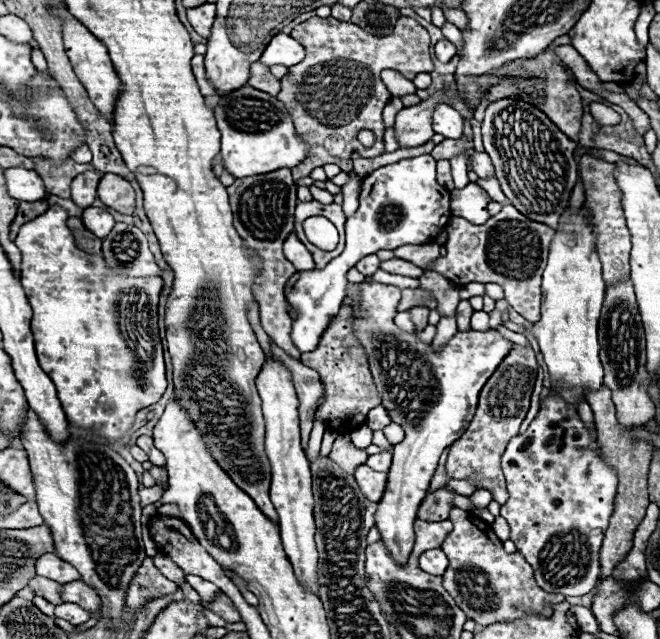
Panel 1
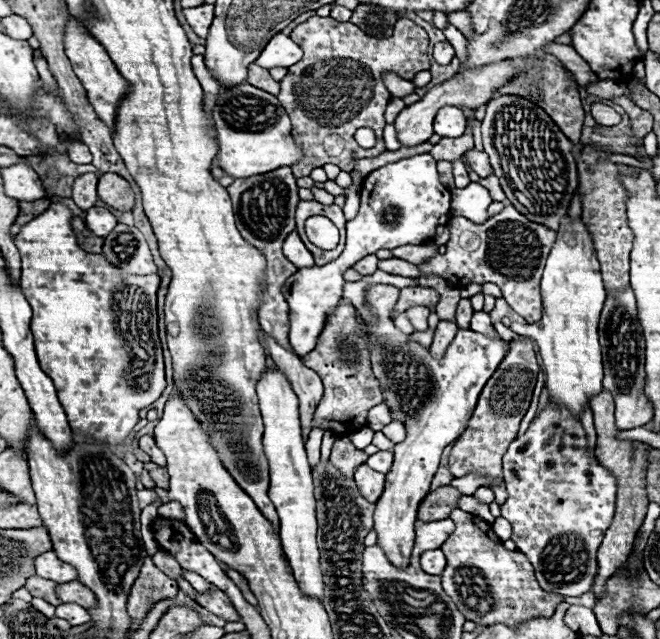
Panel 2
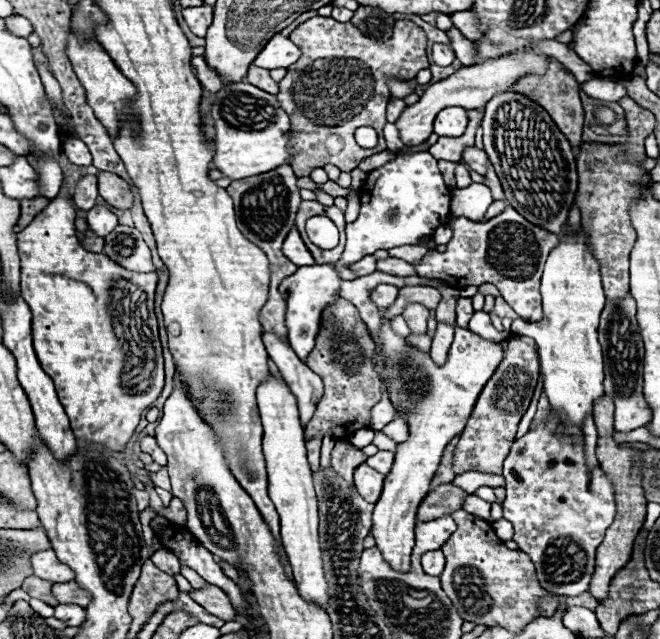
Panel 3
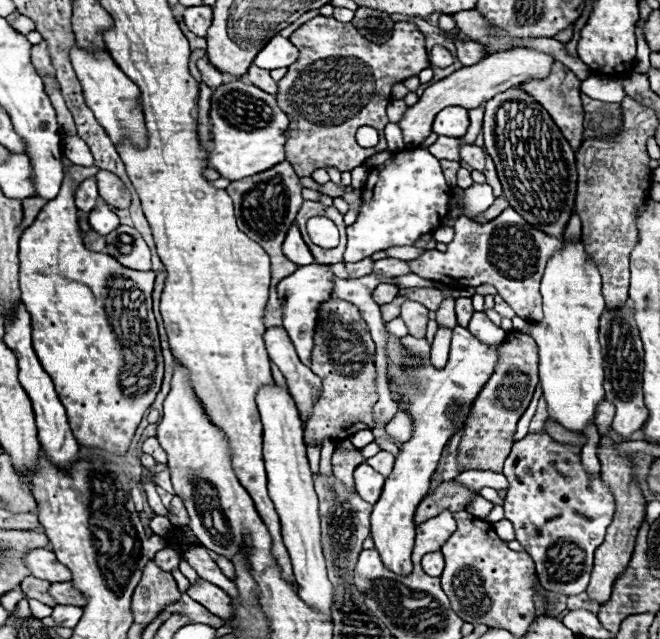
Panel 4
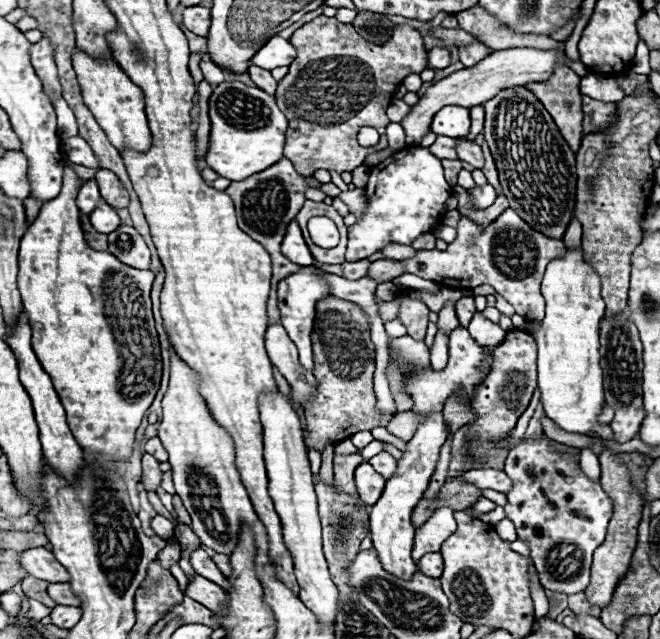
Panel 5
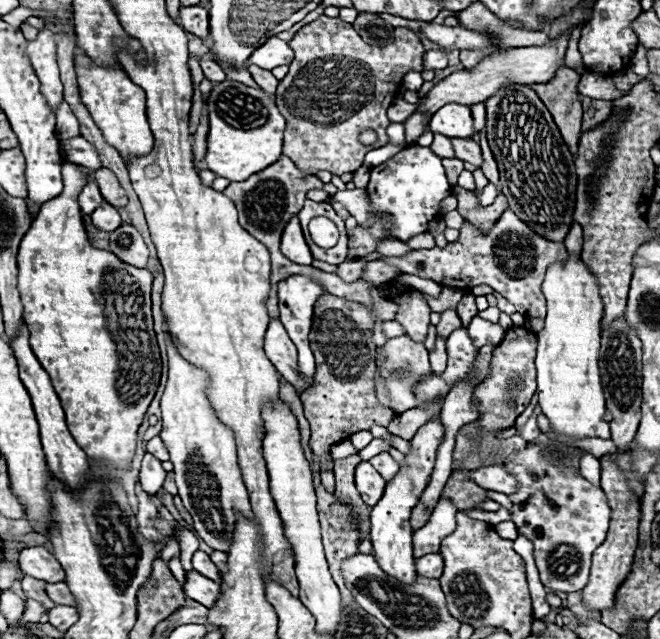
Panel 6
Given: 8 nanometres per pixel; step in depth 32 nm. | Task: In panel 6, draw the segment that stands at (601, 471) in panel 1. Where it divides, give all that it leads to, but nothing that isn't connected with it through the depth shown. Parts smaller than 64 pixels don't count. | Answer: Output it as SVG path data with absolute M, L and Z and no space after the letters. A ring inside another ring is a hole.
M526 446L524 450L508 456L506 460L510 474L514 474L520 482L518 492L510 494L512 508L512 520L518 526L518 532L528 536L534 544L534 560L540 570L540 580L546 588L552 592L578 592L586 586L588 574L590 574L590 558L594 550L604 542L608 532L608 520L610 520L610 506L606 500L606 494L602 488L592 486L588 480L584 480L576 468L574 462L560 460L548 452L546 446Z

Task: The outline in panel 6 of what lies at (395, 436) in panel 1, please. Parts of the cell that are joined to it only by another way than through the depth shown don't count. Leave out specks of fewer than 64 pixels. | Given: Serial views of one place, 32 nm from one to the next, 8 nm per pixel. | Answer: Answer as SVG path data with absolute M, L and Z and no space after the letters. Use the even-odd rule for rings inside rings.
M442 400L432 402L426 408L410 408L410 410L402 412L402 414L396 414L396 418L390 422L388 430L394 436L410 440L416 434L416 430L420 426L424 426L424 422L428 422L430 418L434 418L436 414L440 414L440 406L442 406Z

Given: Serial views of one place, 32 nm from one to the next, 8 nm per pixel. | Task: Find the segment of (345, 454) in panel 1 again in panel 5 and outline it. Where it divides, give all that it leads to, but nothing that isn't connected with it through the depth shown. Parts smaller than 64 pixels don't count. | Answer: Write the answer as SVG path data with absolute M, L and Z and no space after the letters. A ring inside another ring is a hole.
M348 454L348 456L336 456L334 458L334 480L342 488L342 492L358 498L356 486L354 486L354 470L356 466L364 462L360 454Z

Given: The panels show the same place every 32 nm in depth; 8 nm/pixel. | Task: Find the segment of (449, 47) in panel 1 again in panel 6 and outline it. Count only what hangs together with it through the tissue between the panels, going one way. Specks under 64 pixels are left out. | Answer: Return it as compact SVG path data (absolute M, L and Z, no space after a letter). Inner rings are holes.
M426 50L422 70L444 70L448 66L448 54L444 50Z

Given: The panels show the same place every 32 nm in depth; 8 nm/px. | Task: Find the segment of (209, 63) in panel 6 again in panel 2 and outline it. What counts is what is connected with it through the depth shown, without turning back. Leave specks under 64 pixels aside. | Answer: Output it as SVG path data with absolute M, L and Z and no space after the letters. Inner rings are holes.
M192 56L192 68L194 68L194 74L196 74L204 92L208 92L208 94L218 94L220 92L220 82L212 78L212 74L206 68L202 56Z

